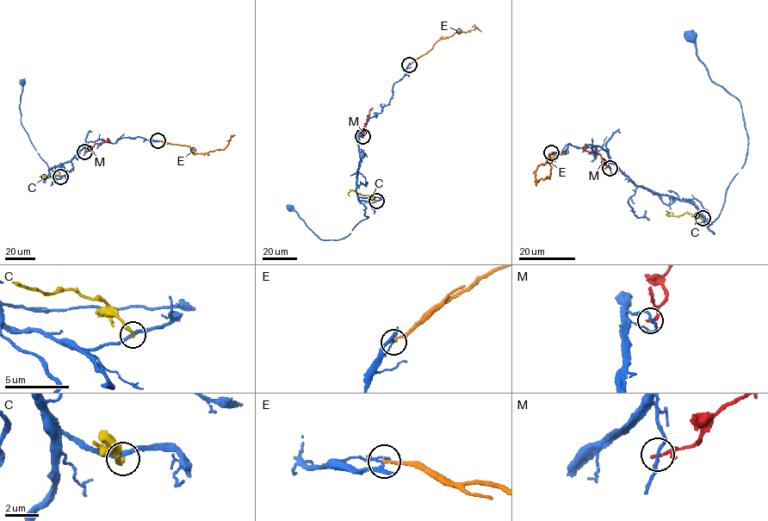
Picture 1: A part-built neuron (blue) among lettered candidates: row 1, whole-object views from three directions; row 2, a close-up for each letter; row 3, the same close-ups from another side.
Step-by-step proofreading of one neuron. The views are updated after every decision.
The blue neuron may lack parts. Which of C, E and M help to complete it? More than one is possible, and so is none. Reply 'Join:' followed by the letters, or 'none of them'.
Join: none of them

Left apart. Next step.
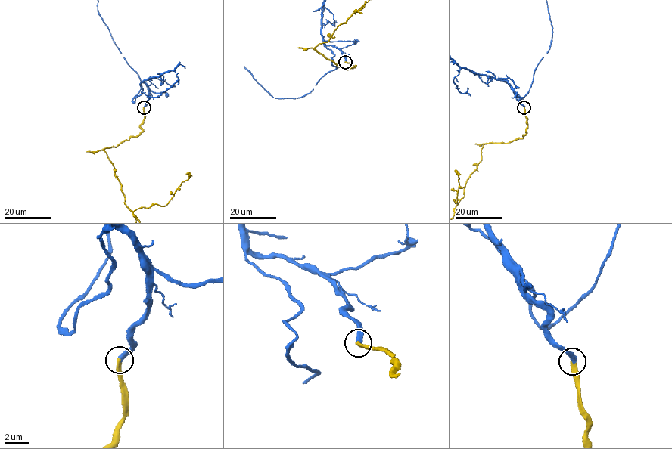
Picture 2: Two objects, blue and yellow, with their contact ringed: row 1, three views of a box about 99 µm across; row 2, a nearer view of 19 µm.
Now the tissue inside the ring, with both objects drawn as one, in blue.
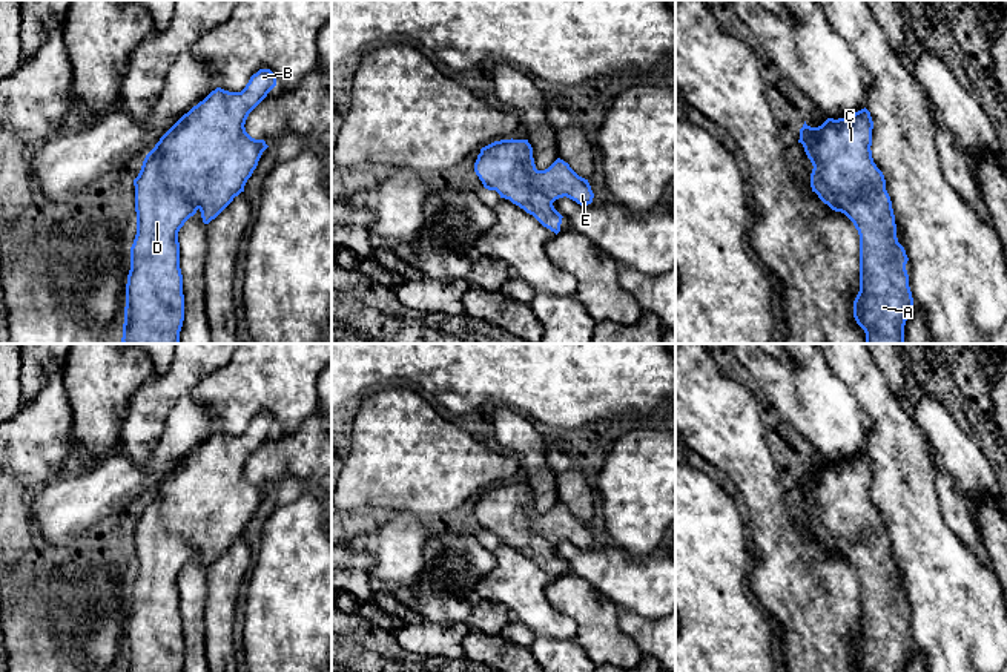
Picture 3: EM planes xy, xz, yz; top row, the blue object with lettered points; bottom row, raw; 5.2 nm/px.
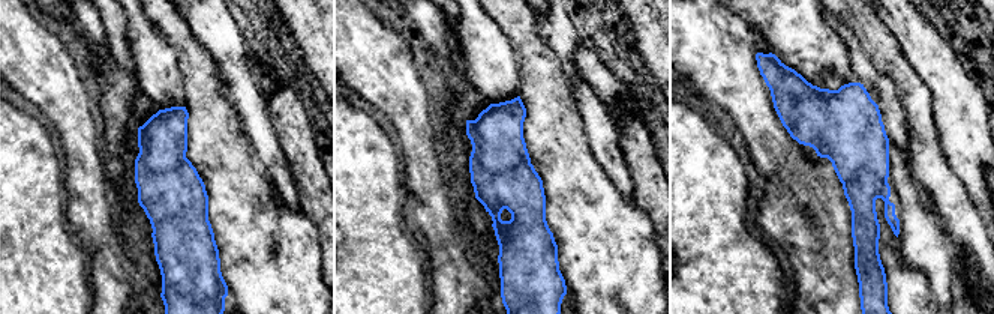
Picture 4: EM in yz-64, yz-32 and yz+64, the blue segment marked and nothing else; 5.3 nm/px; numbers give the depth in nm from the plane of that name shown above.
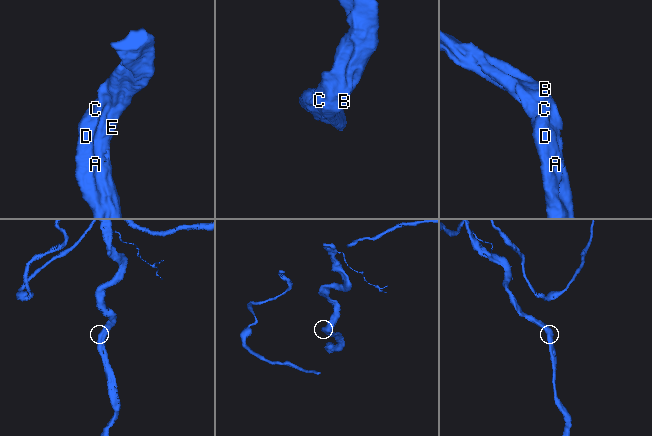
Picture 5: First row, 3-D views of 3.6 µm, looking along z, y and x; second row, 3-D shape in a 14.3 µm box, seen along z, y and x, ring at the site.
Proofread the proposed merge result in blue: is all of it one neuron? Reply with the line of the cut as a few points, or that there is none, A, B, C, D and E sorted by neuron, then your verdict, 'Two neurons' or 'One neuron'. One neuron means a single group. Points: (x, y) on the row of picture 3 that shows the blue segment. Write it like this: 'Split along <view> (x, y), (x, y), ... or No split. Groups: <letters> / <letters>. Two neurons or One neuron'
No split. Groups: A B C D E. One neuron

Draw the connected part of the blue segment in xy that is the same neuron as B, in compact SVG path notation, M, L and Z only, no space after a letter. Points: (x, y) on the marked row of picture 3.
M270 69L253 74L241 92L221 87L212 91L203 101L184 114L146 155L135 186L137 235L130 247L130 270L126 284L126 307L123 344L180 344L184 321L183 275L180 268L178 232L198 210L204 224L215 219L241 192L269 147L264 140L255 140L246 132L249 114L276 86Z

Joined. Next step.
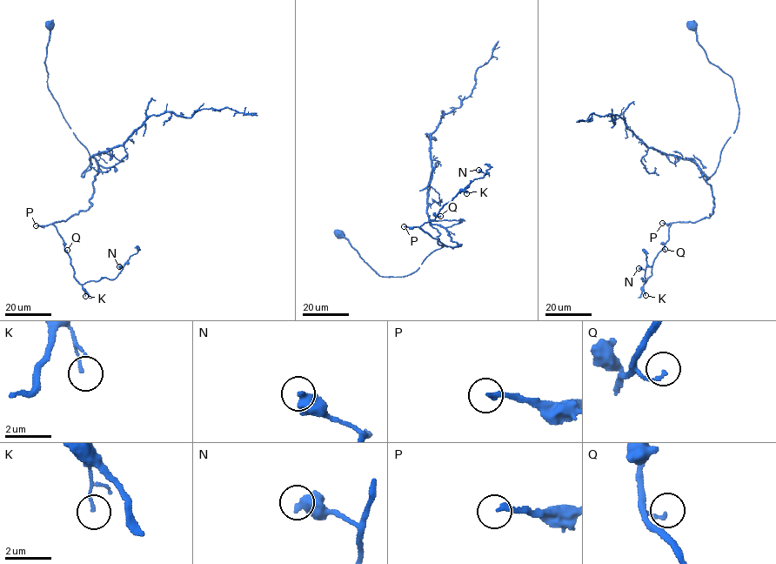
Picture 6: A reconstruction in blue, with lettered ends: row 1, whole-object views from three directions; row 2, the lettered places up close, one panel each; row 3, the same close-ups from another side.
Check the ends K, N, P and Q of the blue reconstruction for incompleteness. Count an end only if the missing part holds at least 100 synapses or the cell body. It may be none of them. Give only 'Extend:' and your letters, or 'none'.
Extend: P

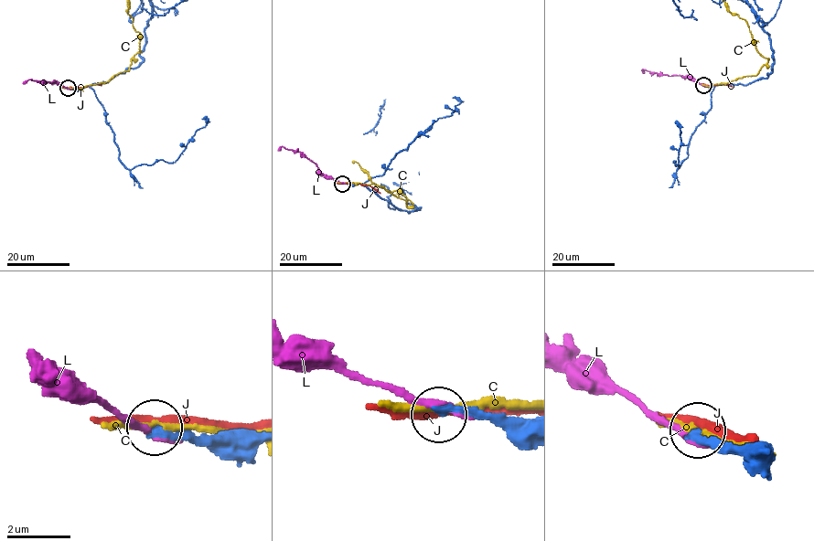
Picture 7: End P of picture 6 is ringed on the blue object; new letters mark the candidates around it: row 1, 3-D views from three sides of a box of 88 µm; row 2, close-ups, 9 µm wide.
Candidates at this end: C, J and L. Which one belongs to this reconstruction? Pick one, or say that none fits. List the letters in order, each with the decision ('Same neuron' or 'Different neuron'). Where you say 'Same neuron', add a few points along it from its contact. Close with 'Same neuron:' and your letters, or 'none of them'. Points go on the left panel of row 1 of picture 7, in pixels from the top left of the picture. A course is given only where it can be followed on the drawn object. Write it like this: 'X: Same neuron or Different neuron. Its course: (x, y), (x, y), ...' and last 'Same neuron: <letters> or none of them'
C: Different neuron
J: Different neuron
L: Different neuron
Same neuron: none of them

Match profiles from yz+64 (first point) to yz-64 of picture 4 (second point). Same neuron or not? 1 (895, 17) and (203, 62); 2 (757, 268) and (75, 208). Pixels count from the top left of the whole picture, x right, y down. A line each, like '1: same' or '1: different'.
1: same
2: different

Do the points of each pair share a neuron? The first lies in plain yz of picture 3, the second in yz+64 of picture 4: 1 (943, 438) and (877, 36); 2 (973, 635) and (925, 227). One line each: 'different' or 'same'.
1: same
2: same

